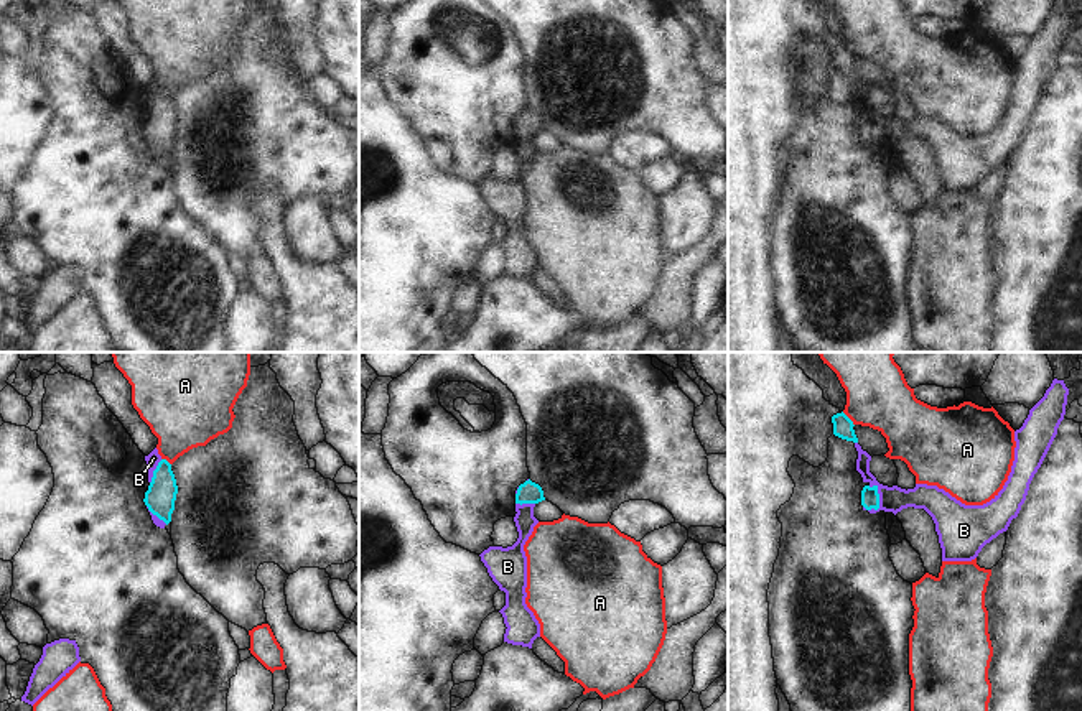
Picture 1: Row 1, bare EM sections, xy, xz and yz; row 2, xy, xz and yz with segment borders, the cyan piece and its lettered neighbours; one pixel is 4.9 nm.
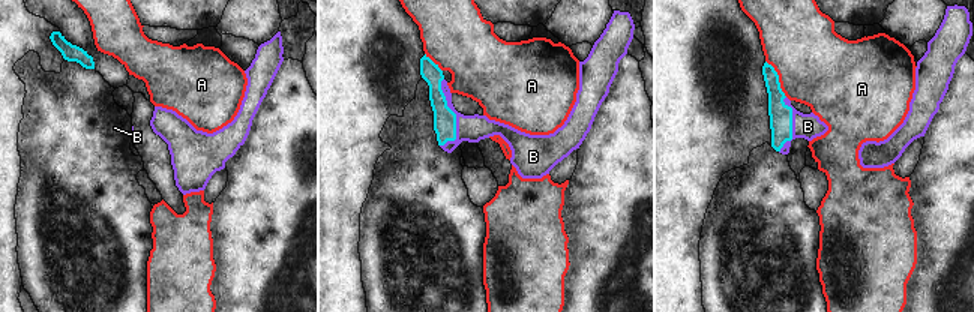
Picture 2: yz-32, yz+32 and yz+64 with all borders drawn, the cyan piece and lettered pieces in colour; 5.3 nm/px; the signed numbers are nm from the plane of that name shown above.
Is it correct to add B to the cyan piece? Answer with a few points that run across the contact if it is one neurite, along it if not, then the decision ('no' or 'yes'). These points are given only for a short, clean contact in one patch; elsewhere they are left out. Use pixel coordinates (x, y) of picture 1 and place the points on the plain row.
line yz (870, 130), (878, 132), (893, 130); yes

